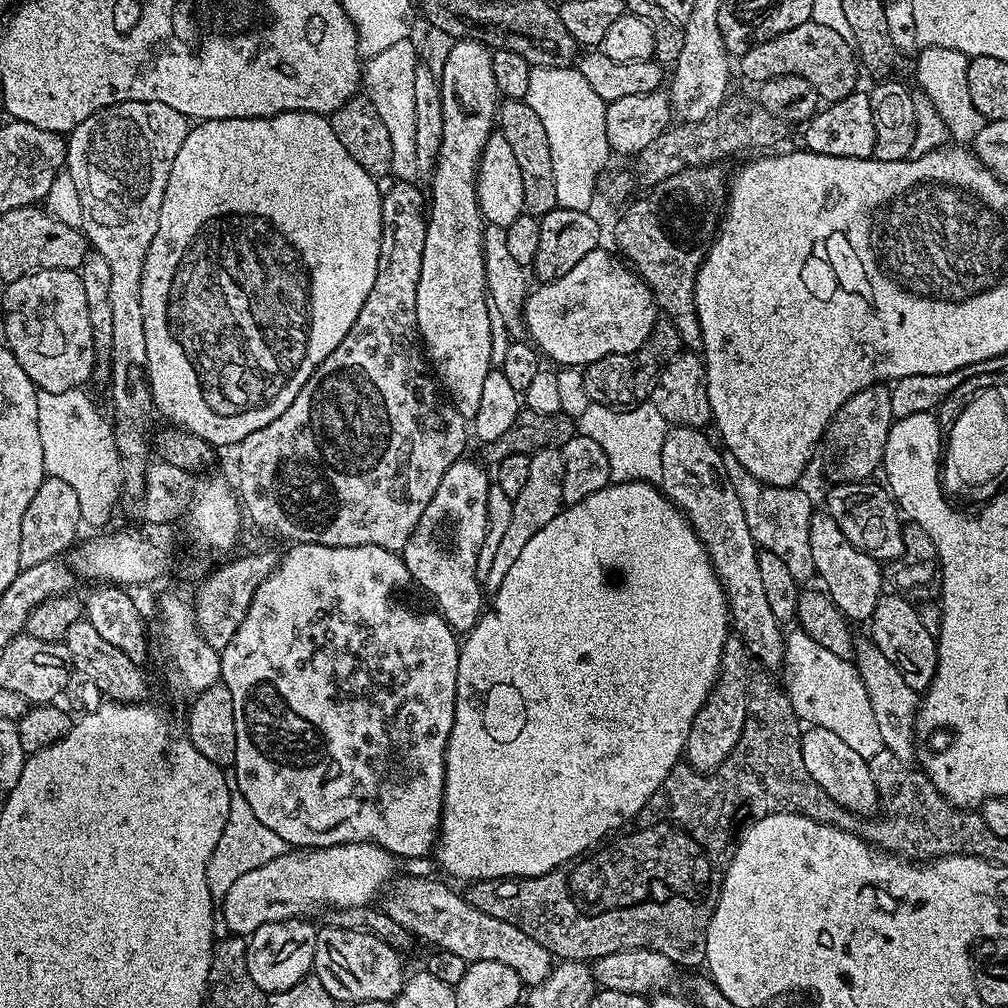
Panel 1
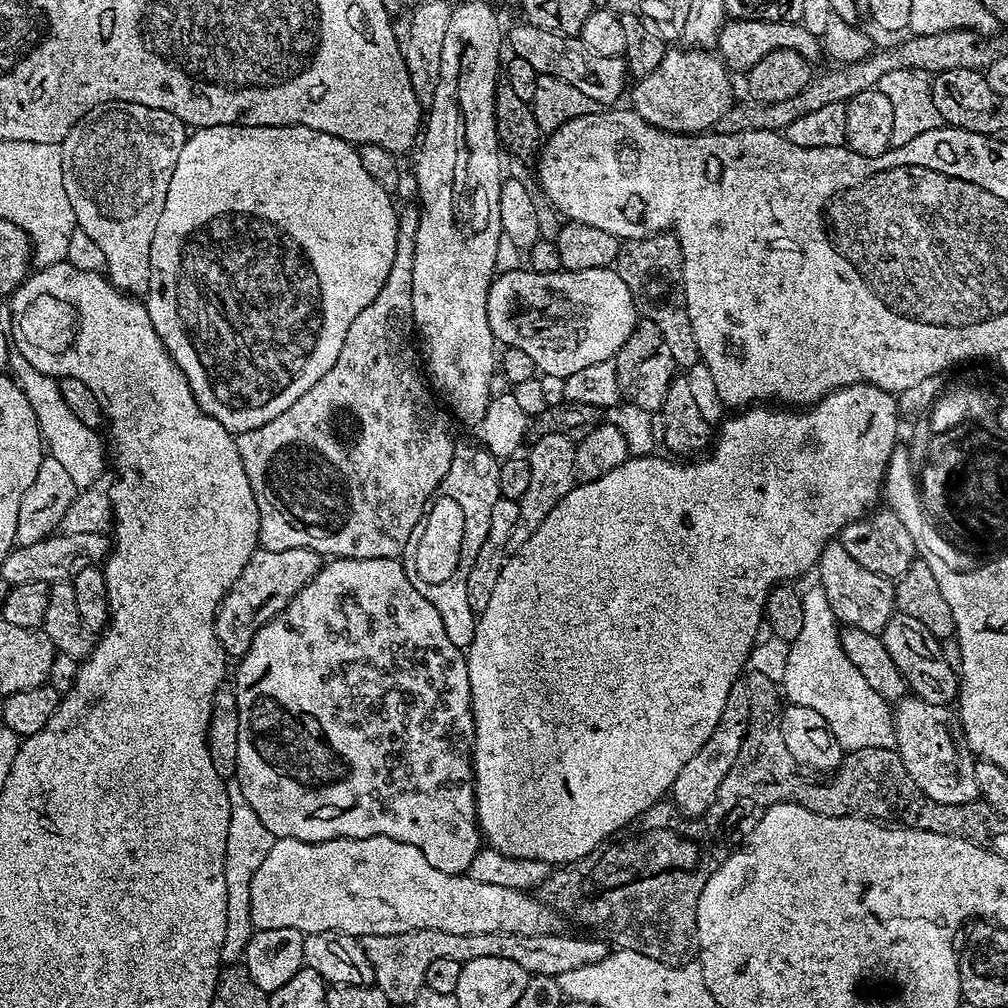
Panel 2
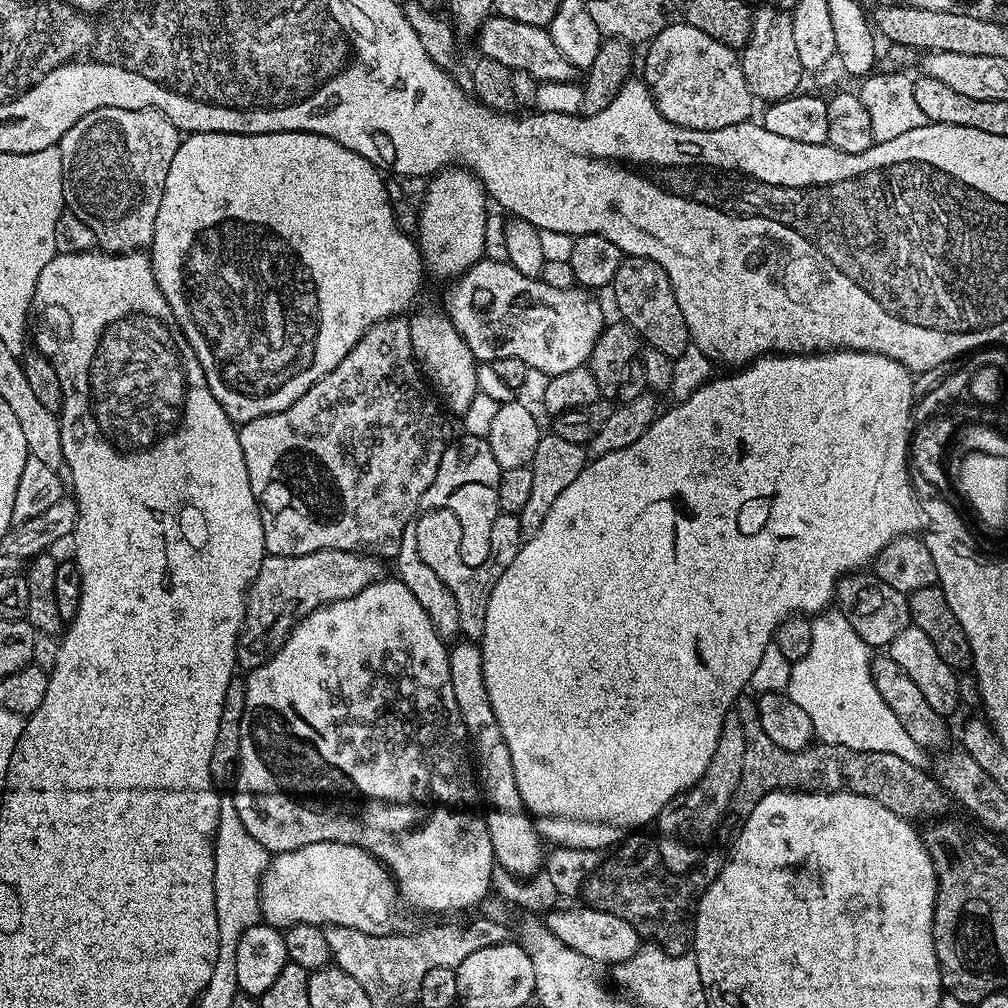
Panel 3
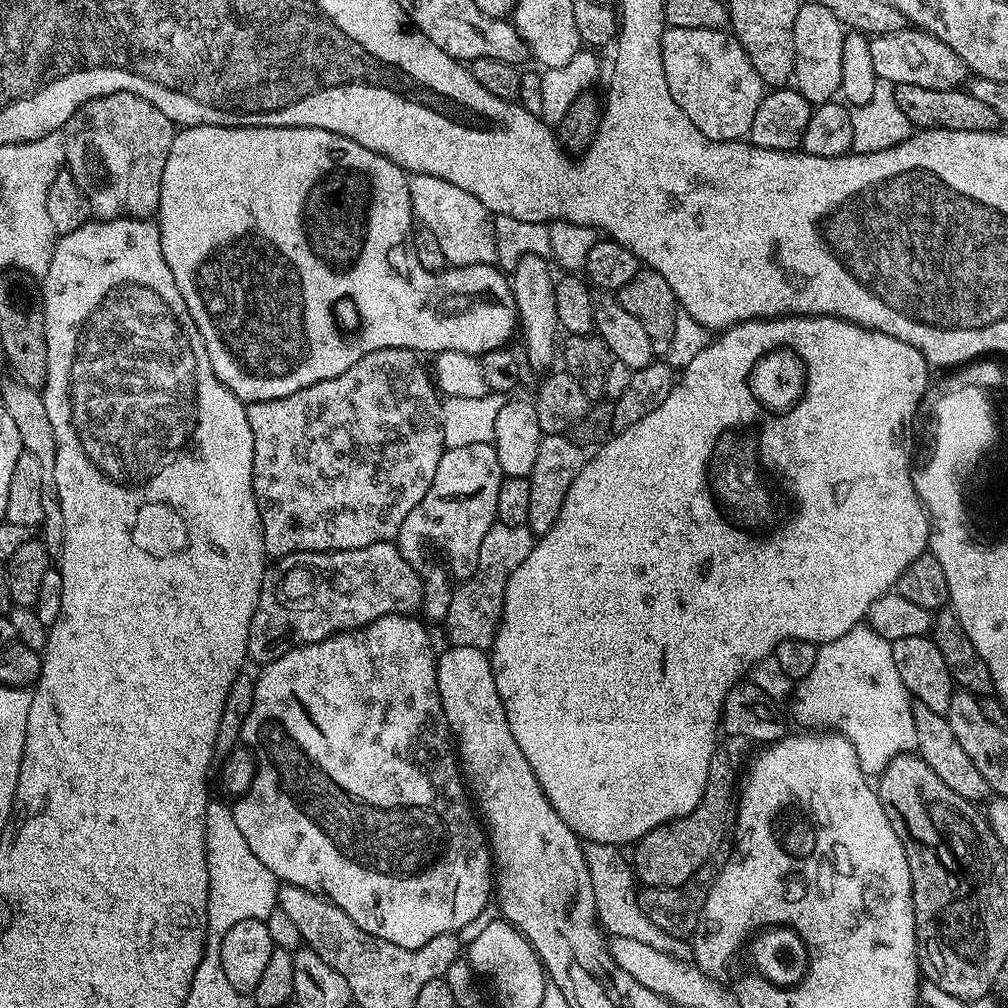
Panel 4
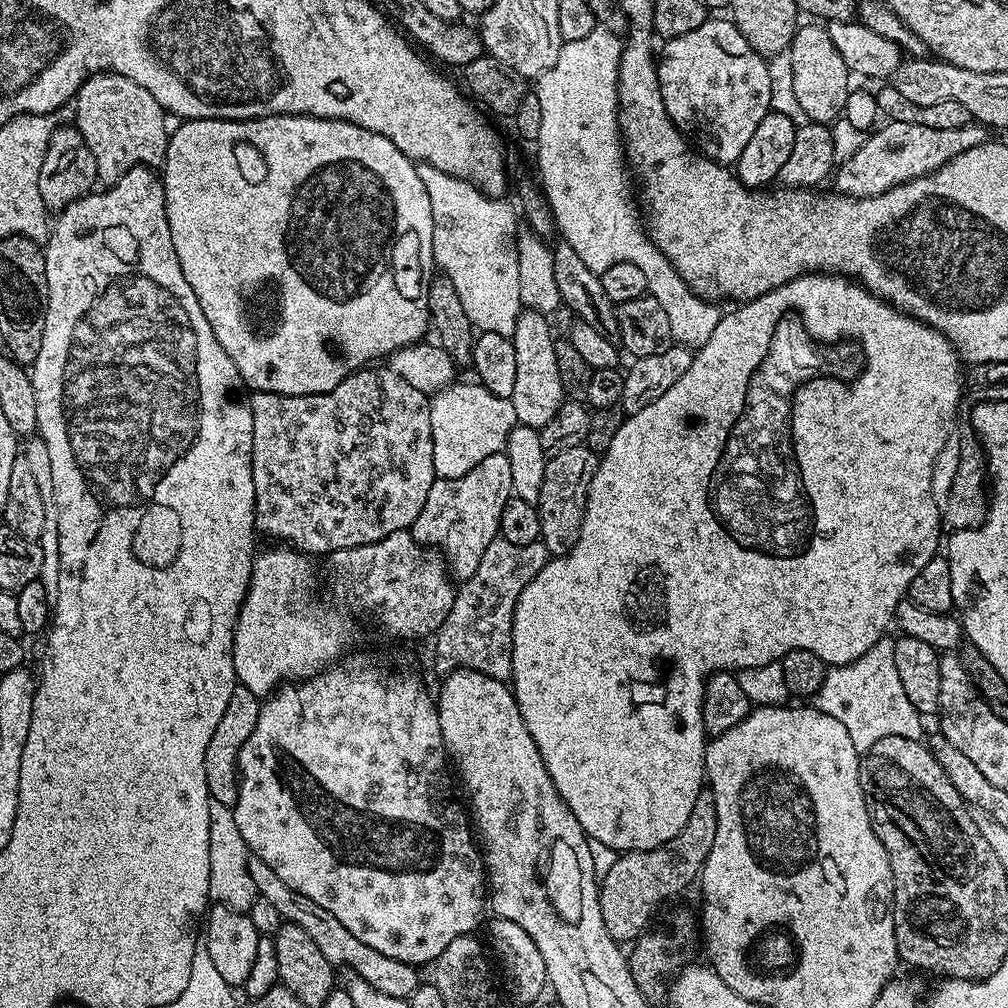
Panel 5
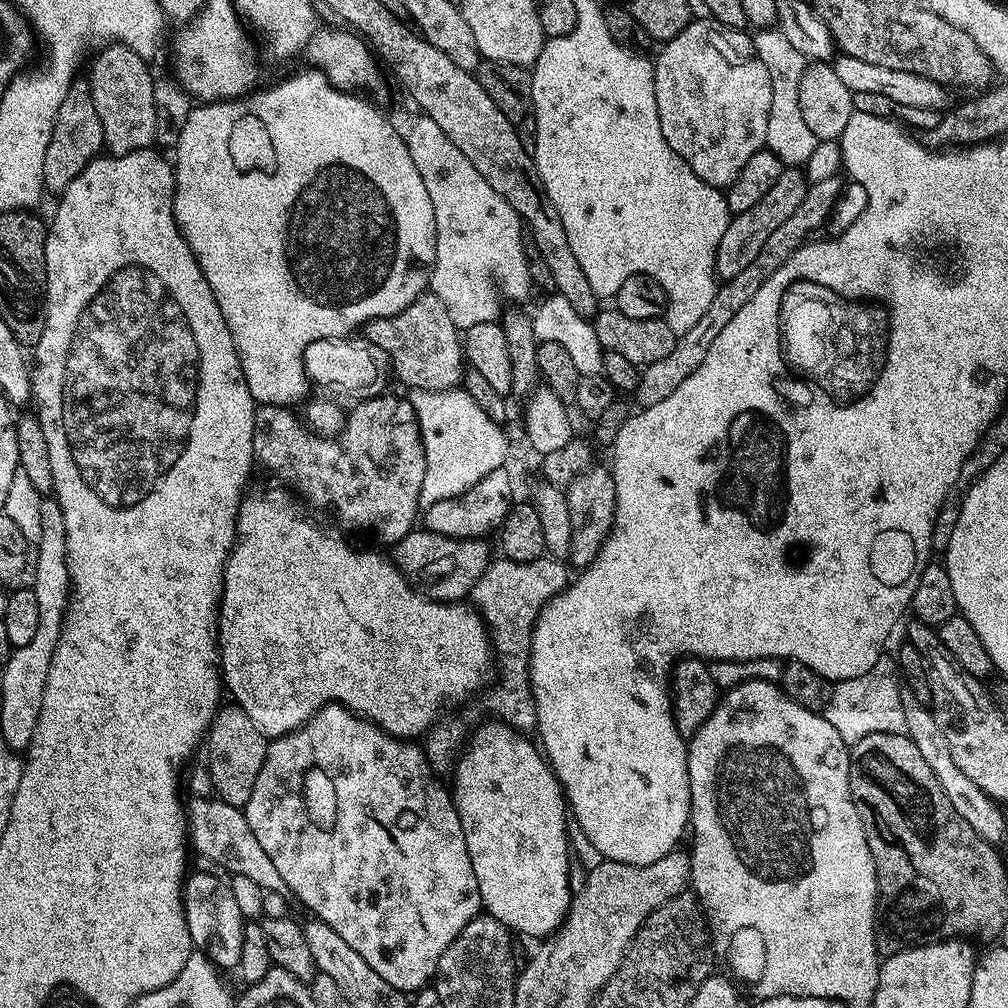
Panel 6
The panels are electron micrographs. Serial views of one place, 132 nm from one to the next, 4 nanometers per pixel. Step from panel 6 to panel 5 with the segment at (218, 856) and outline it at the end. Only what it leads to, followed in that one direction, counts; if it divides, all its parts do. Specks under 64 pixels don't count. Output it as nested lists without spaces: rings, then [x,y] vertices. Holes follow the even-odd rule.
[[[249,859],[248,869],[250,878],[254,878],[257,896],[266,898],[266,902],[271,902],[277,908],[281,921],[302,926],[306,935],[318,945],[318,950],[322,950],[322,954],[326,954],[326,958],[337,969],[349,968],[349,973],[374,986],[374,990],[390,994],[390,998],[406,998],[421,984],[422,976],[416,973],[419,971],[413,965],[386,958],[384,954],[378,954],[378,950],[370,950],[370,946],[358,942],[358,938],[354,938],[354,934],[350,934],[350,930],[346,930],[346,926],[342,926],[342,922],[338,922],[330,910],[322,910],[318,902],[310,902],[306,894],[298,894],[298,890],[286,886],[286,882],[282,882],[282,878],[278,878],[278,874],[266,866],[266,862]]]

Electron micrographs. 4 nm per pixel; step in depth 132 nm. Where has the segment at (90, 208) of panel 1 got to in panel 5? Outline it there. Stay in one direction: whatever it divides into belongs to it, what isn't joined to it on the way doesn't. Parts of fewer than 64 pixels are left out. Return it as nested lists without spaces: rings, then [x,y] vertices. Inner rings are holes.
[[[97,72],[88,77],[88,81],[76,92],[74,105],[76,104],[76,120],[74,126],[82,134],[86,146],[90,146],[90,154],[94,154],[97,177],[105,185],[114,184],[118,178],[122,178],[131,168],[159,169],[166,158],[170,124],[167,124],[164,108],[146,90],[146,86],[138,86],[130,78],[126,78],[117,72]]]

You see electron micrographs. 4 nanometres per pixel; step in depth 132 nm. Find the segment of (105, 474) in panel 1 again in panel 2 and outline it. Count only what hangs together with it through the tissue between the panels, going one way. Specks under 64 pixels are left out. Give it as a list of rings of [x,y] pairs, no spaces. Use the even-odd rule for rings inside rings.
[[[18,354],[9,355],[7,367],[22,394],[26,394],[30,410],[34,410],[34,418],[40,427],[40,438],[47,455],[53,456],[70,473],[70,479],[76,484],[77,489],[88,488],[98,477],[105,475],[106,444],[100,441],[100,436],[94,429],[84,425],[87,424],[85,417],[66,406],[57,377],[34,370],[34,366],[30,366],[30,362],[26,362],[26,358]]]

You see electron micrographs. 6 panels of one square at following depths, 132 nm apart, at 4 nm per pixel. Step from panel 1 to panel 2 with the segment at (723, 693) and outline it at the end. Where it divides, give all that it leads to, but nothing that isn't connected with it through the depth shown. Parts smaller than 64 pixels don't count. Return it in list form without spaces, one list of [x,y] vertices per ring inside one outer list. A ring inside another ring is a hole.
[[[743,679],[730,686],[730,695],[726,697],[726,706],[722,709],[722,718],[718,718],[718,726],[714,726],[714,734],[706,738],[706,744],[678,770],[678,778],[674,778],[670,789],[670,800],[677,813],[688,818],[700,818],[707,812],[718,794],[718,786],[722,786],[722,778],[730,774],[730,766],[734,766],[734,758],[738,758],[738,750],[742,750],[742,742],[748,733],[750,722],[750,690]]]

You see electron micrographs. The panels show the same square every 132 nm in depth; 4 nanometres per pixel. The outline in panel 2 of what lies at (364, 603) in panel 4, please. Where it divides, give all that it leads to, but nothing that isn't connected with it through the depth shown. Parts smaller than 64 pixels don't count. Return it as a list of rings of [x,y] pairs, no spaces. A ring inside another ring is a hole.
[[[260,548],[250,558],[242,574],[230,586],[216,611],[214,634],[222,646],[225,657],[239,658],[250,650],[250,642],[262,625],[268,623],[276,613],[290,603],[318,574],[322,557],[314,550],[295,548],[294,550],[266,550]]]

